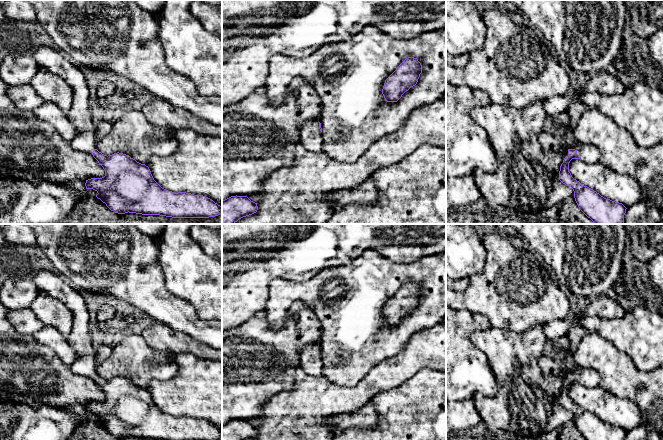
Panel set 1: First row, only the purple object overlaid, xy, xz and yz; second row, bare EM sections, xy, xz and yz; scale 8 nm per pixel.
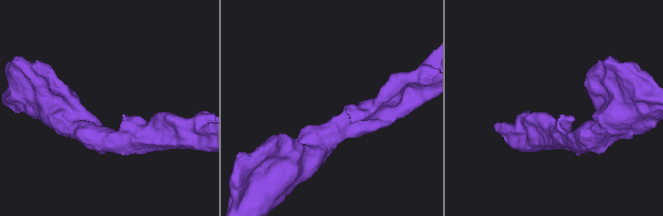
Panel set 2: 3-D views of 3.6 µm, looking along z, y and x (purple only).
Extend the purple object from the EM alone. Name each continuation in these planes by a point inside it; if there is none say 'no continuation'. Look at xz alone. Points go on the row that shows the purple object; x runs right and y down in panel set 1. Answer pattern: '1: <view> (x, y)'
1: xz (311, 137)

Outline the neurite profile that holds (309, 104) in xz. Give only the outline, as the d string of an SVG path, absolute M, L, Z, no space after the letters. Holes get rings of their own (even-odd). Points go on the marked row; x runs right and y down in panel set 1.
M304 78L292 79L284 102L280 106L270 104L267 92L261 87L241 101L222 106L222 200L231 196L258 194L263 181L274 171L292 166L295 145L300 140L300 125L305 120L318 120L321 100L314 87Z

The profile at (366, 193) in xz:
M373 174L359 185L350 189L330 191L324 198L333 206L334 211L339 211L347 205L371 205L381 196L377 189Z

